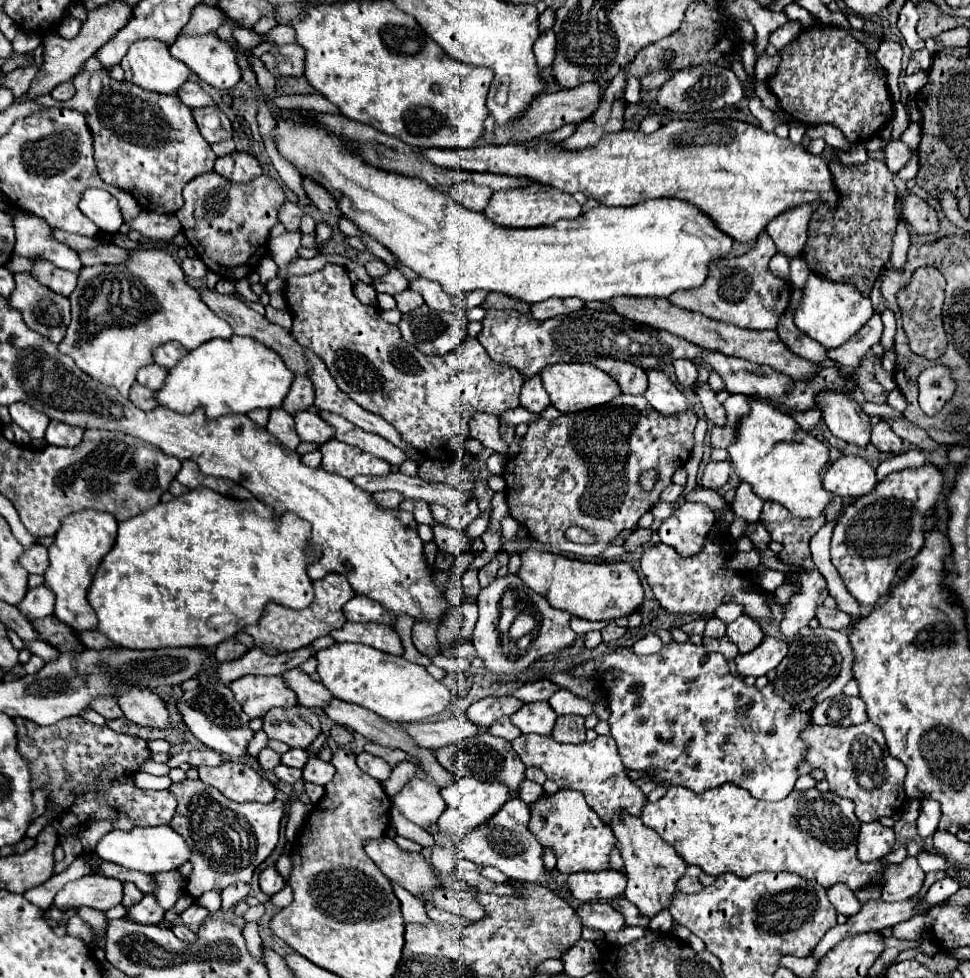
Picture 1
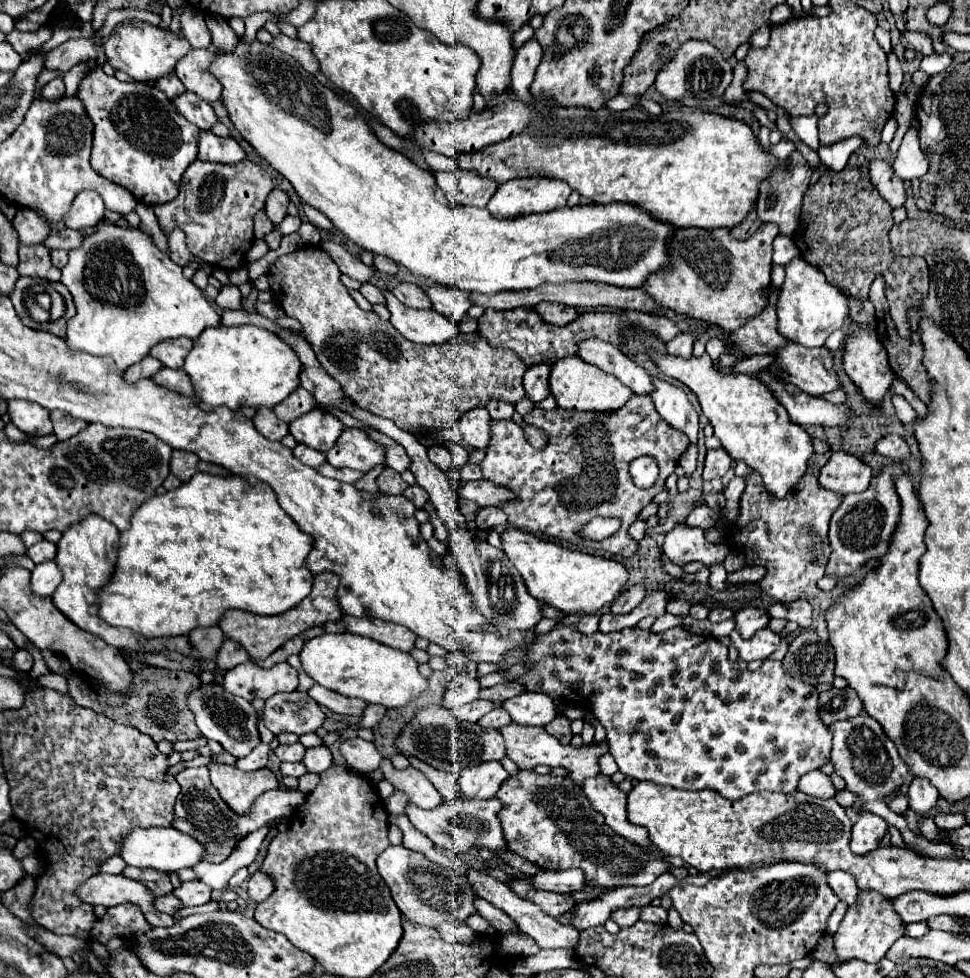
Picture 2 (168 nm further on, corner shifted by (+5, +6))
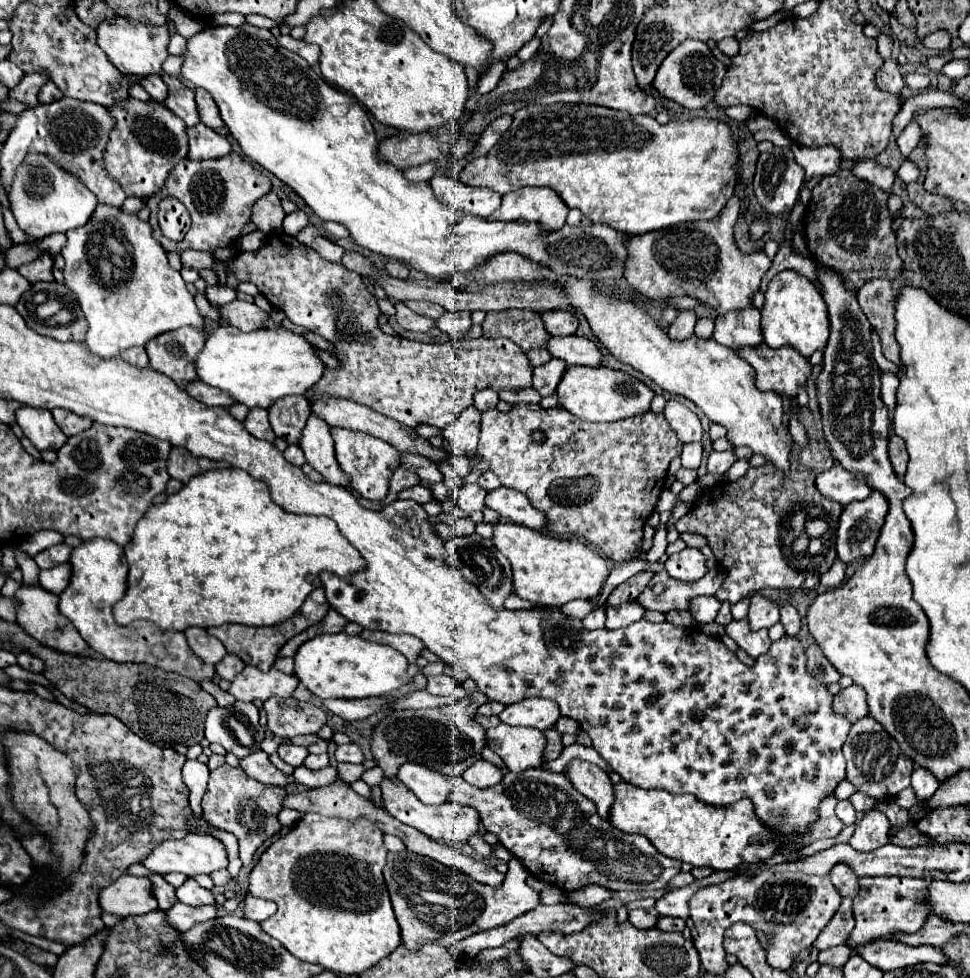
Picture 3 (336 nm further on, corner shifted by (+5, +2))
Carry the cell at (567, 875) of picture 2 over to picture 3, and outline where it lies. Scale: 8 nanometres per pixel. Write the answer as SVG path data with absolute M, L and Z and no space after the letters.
M411 851L389 853L383 875L401 927L401 943L411 951L439 939L443 939L445 947L453 947L473 933L507 925L541 903L541 893L525 883L527 869L519 859L509 861L509 873L497 889L481 885L457 869Z

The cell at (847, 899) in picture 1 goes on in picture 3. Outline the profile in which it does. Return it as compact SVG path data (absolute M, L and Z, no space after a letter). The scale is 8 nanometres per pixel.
M845 863L835 865L829 873L829 879L841 897L855 897L859 883L857 883L857 875L849 869L849 865L845 865Z

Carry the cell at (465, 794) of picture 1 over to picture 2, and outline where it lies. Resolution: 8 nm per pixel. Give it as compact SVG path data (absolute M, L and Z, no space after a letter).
M487 761L475 767L463 769L459 785L461 785L463 797L489 799L489 797L495 797L495 791L507 777L509 773L503 769L499 761Z

